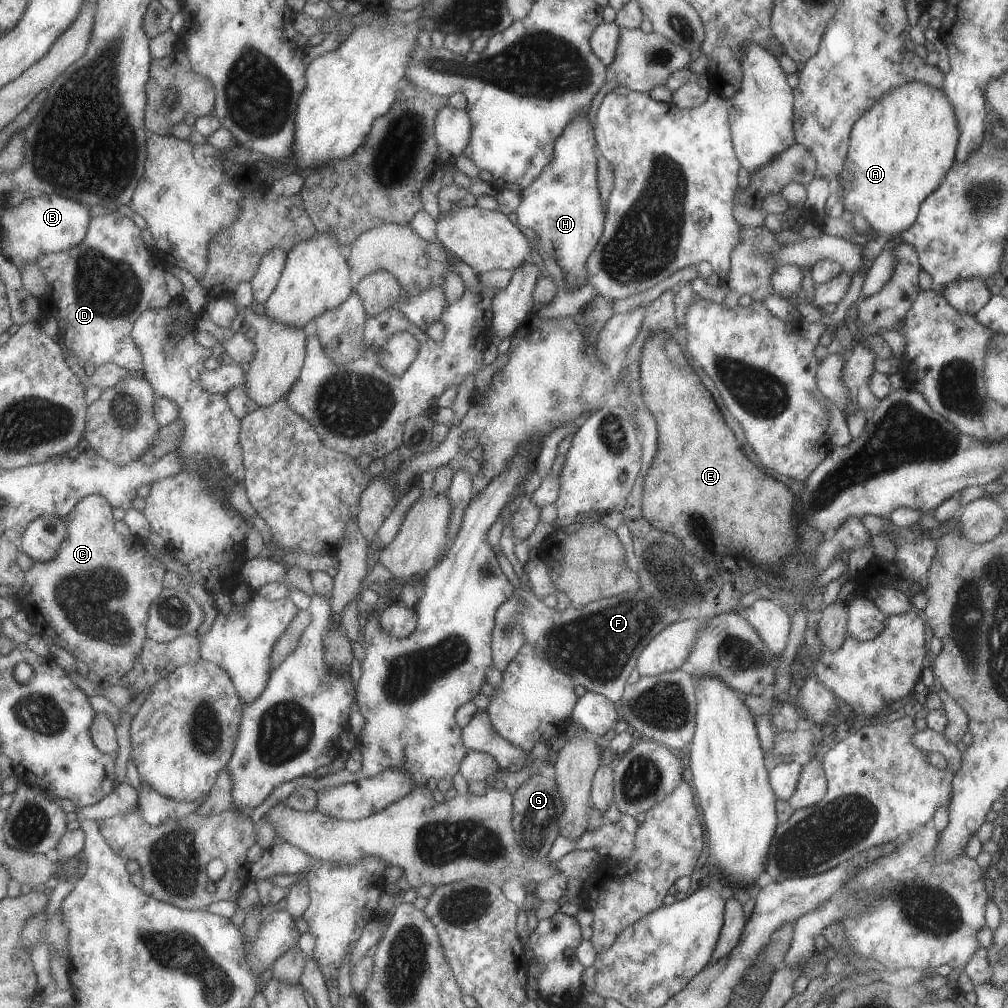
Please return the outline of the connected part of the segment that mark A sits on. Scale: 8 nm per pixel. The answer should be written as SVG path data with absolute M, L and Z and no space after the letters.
M910 82L882 94L850 128L848 151L837 176L844 210L861 214L873 236L853 233L843 239L862 247L878 236L890 239L909 228L920 204L937 190L954 162L957 135L953 109L940 90Z

